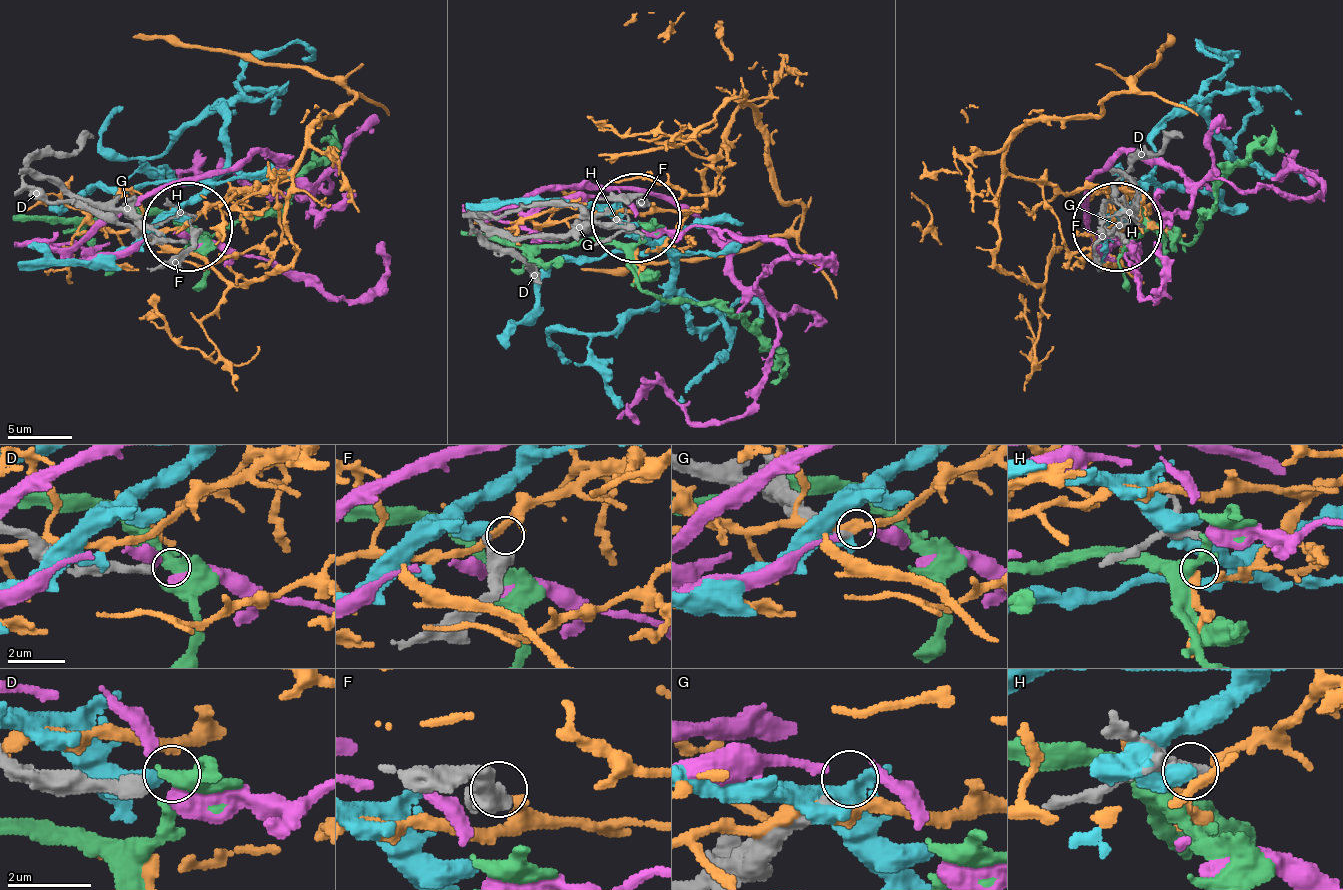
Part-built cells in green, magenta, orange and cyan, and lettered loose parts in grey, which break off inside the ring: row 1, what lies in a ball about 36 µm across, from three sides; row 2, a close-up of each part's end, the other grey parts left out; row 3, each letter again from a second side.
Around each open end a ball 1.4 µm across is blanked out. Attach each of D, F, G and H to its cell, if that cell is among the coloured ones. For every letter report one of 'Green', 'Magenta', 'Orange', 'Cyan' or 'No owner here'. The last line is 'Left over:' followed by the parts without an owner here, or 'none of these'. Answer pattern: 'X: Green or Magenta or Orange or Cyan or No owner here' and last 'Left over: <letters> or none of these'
D: No owner here
F: No owner here
G: No owner here
H: Orange
Left over: D, F, G

